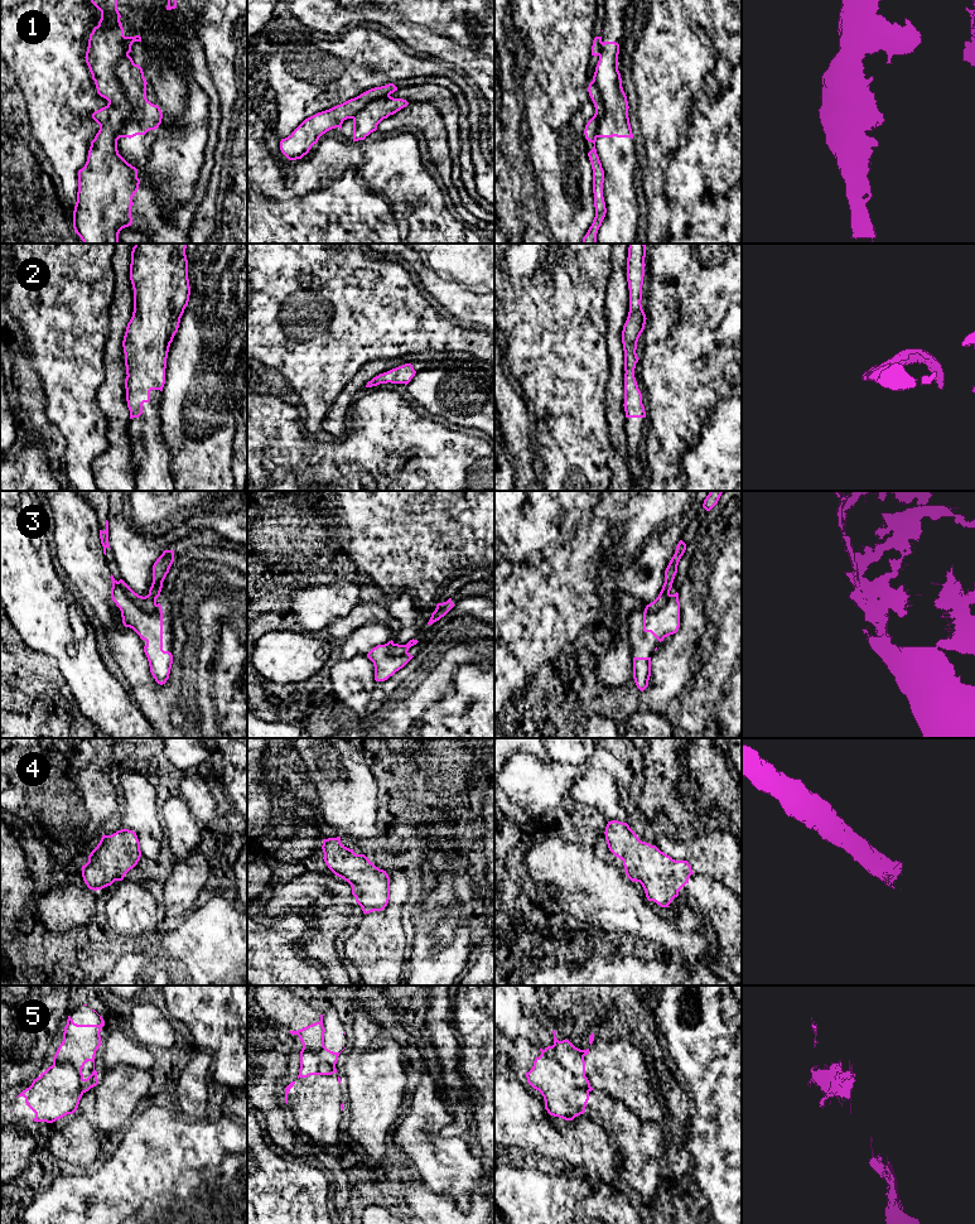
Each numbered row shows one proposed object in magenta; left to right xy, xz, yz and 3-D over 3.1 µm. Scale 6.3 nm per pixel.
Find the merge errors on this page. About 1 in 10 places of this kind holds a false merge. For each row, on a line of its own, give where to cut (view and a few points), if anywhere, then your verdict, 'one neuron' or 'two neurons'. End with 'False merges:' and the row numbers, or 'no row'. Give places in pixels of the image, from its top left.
1: cut in xy along (128, 52), (116, 64), (116, 76), (131, 114), (119, 136); two neurons
2: no cut; one neuron
3: cut in xy along (117, 582), (138, 606), (149, 612), (155, 611); two neurons
4: no cut; one neuron
5: cut in xy along (53, 1063), (68, 1063), (76, 1070), (82, 1093); two neurons
False merges: 1, 3, 5

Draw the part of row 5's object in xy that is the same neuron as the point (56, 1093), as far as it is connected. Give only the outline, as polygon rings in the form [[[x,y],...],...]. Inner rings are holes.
[[[53,1064],[18,1097],[24,1097],[26,1105],[35,1113],[34,1122],[53,1123],[73,1114],[82,1095],[77,1070],[71,1064]]]

